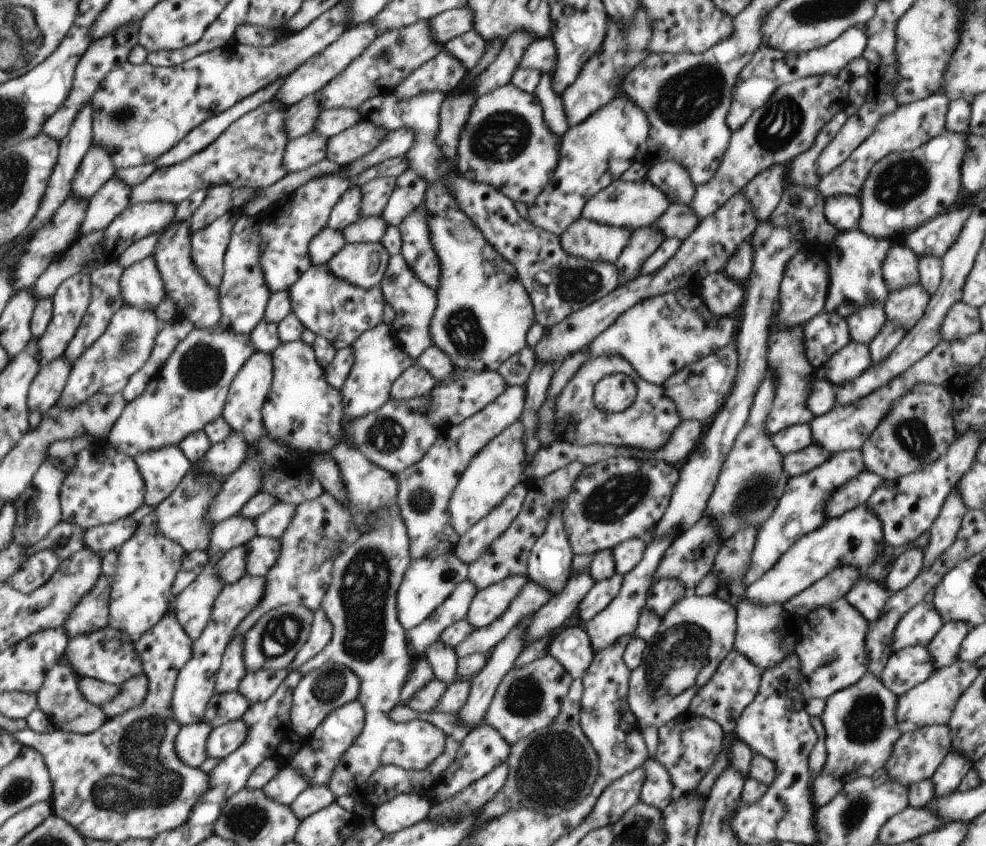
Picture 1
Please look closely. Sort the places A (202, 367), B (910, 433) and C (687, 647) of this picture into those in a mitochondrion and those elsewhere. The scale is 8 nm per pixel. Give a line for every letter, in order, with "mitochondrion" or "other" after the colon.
A: mitochondrion
B: mitochondrion
C: mitochondrion

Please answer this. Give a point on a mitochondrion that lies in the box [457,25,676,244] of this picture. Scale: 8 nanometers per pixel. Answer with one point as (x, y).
(504, 136)

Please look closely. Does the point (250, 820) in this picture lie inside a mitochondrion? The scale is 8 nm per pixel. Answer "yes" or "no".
yes

